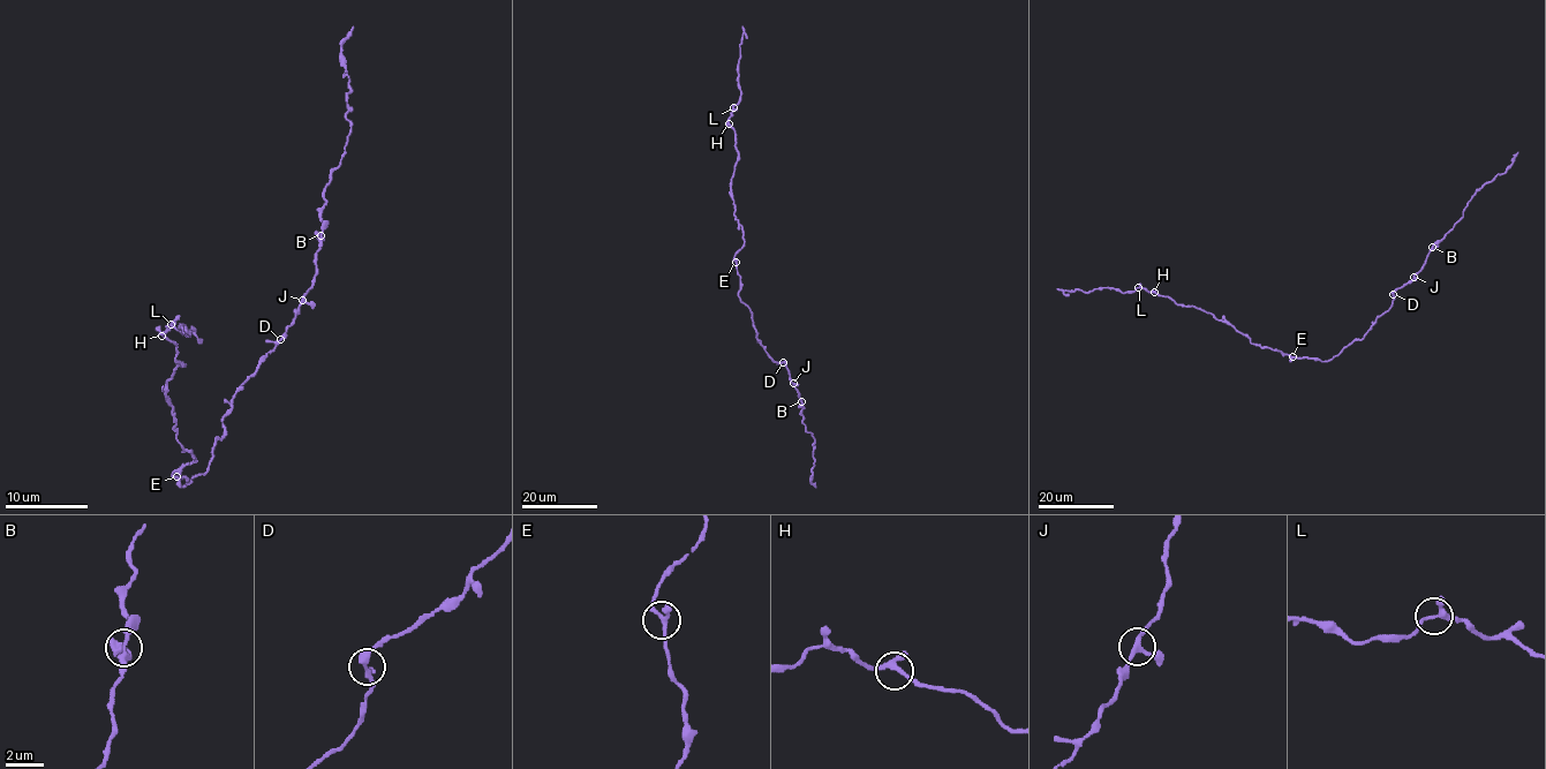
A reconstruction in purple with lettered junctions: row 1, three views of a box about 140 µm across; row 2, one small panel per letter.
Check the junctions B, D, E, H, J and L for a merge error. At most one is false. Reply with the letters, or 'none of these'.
none of these

